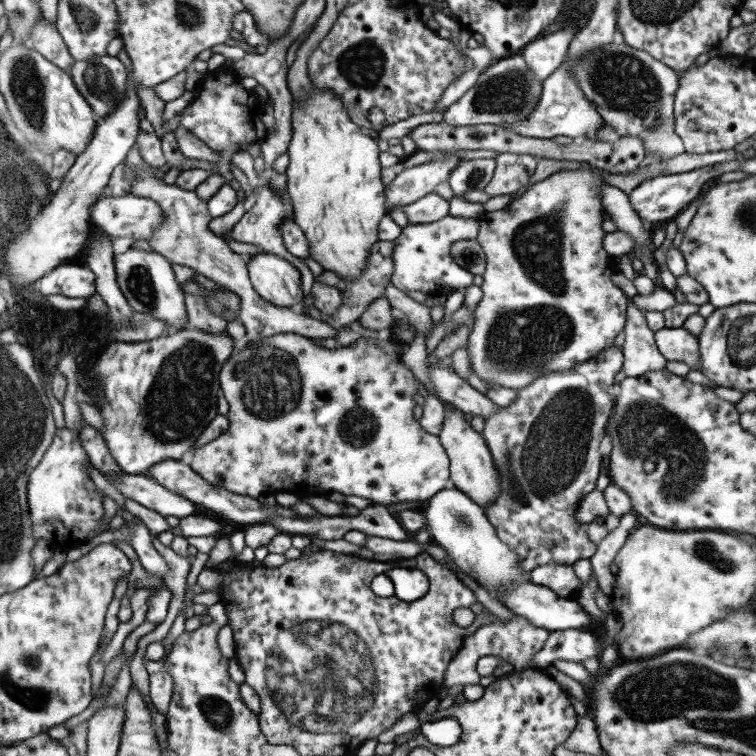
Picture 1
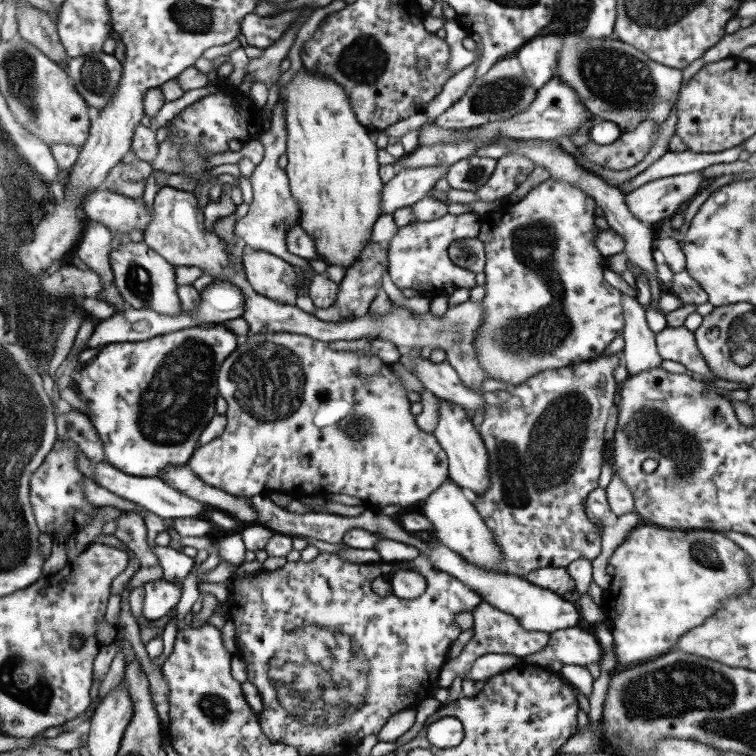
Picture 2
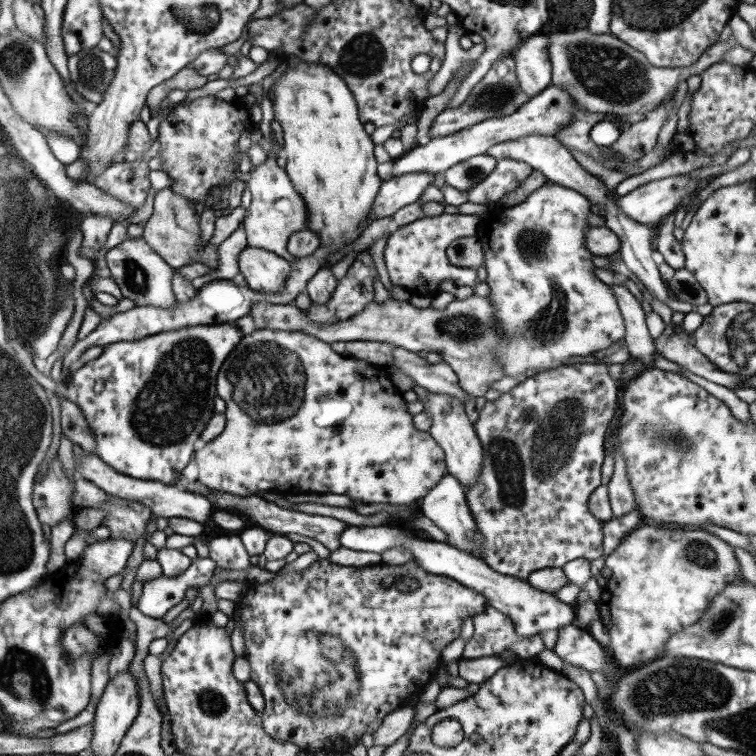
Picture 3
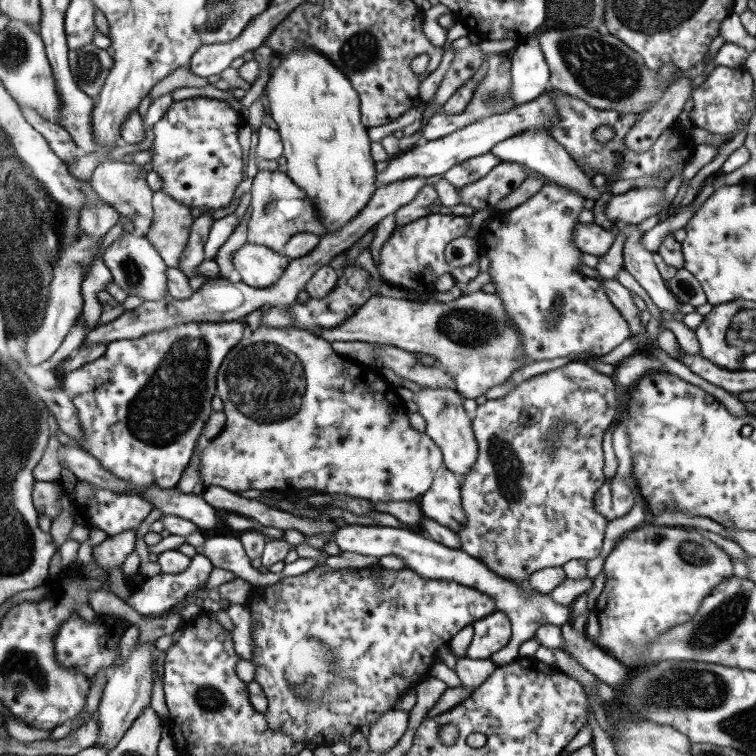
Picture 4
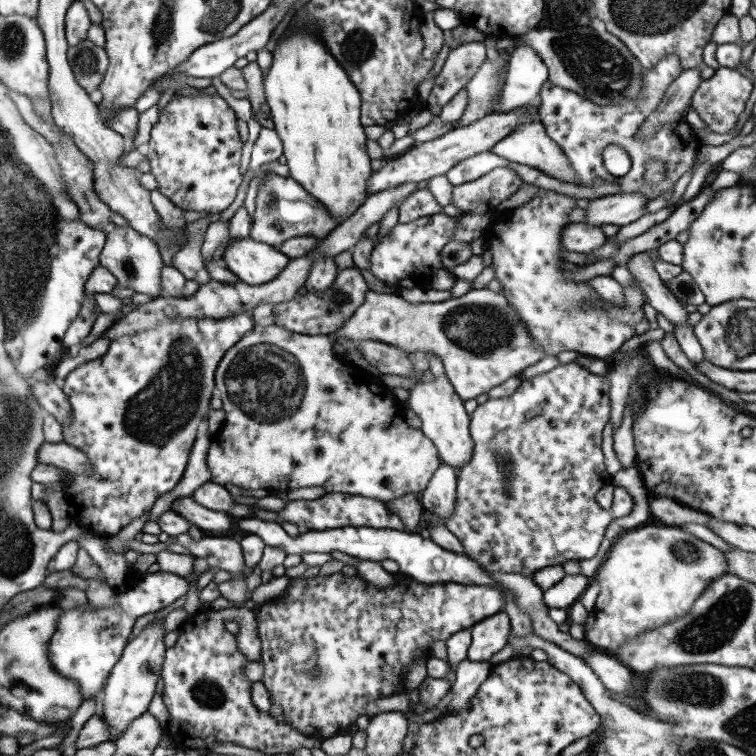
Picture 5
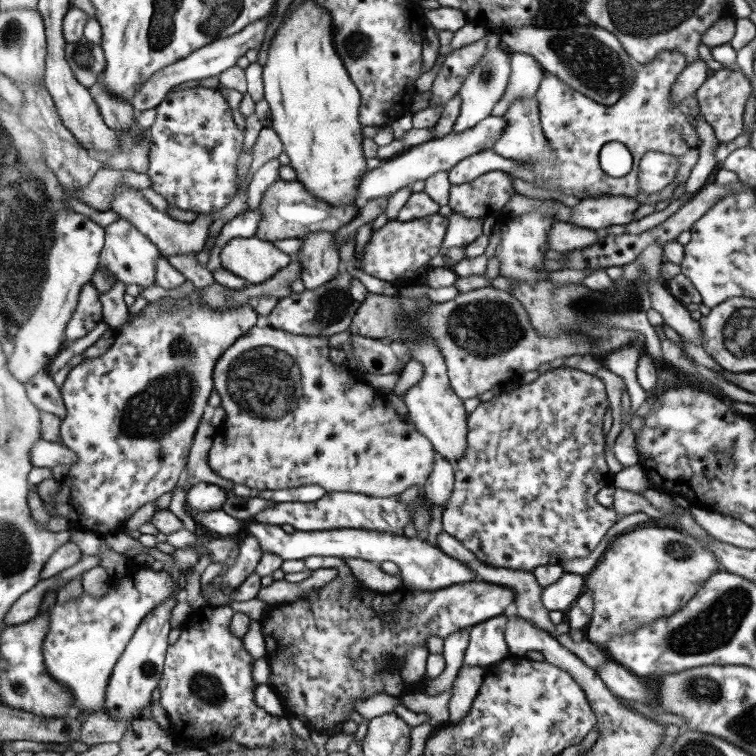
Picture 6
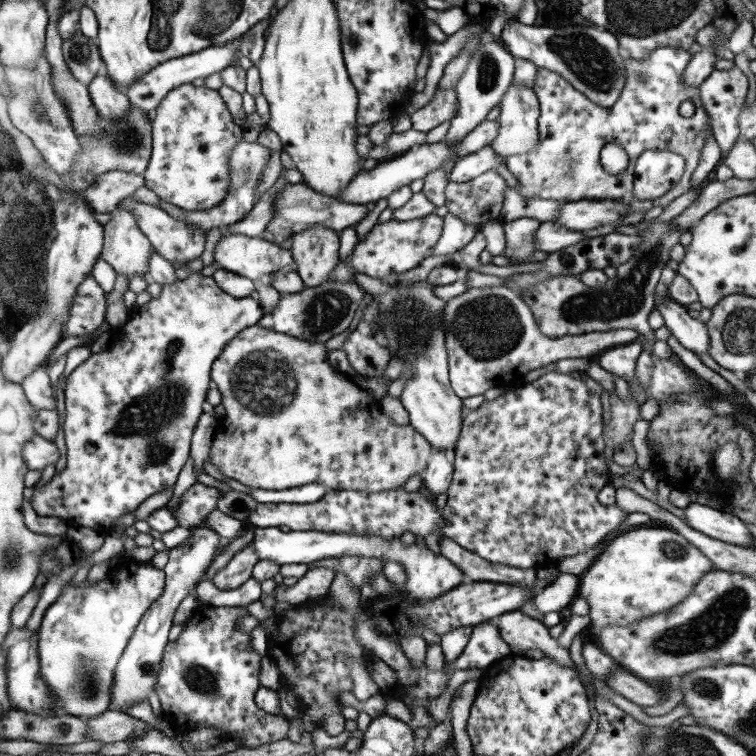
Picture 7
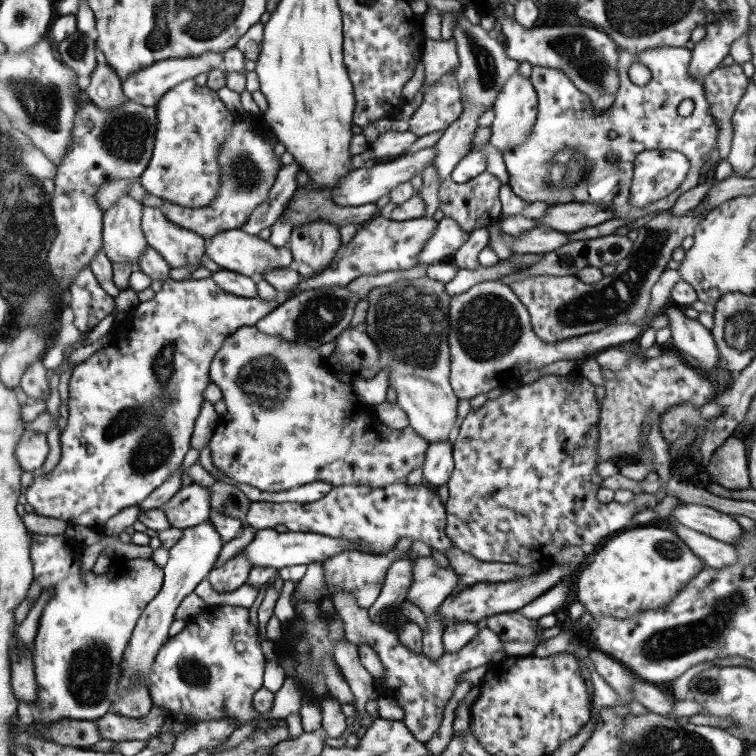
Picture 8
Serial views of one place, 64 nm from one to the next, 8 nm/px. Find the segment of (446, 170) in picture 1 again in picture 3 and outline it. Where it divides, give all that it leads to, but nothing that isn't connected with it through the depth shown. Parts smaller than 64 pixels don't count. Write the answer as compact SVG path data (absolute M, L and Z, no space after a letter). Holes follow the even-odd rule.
M410 172L383 181L373 207L370 208L369 223L392 216L400 208L417 202L422 192L432 184L434 176L435 174L428 174L428 172Z

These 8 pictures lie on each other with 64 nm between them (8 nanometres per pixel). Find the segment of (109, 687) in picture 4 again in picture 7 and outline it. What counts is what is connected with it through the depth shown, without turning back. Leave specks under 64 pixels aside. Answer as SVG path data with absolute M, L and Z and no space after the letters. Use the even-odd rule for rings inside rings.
M194 528L189 532L185 544L169 549L169 559L163 571L166 576L166 587L162 595L153 601L150 608L142 615L134 634L130 637L115 669L114 684L110 690L112 710L126 712L126 707L148 698L148 691L154 688L162 663L162 653L169 641L169 632L173 625L174 614L183 598L192 593L196 585L204 580L208 566L216 558L218 548L223 540L212 528Z

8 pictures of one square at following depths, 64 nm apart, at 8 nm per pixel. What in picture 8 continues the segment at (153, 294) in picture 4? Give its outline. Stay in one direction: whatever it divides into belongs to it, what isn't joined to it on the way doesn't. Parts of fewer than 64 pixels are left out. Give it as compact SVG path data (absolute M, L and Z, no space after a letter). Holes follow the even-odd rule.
M122 196L103 212L103 250L114 263L130 263L137 268L140 255L148 249L141 229L141 202Z

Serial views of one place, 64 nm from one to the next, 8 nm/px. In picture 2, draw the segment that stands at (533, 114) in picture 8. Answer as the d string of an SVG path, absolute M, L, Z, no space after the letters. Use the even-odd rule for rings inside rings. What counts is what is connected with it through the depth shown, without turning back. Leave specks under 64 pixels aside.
M529 139L528 141L514 143L514 145L508 143L496 145L496 143L492 143L490 146L482 146L482 150L480 150L480 152L475 152L474 155L480 154L480 157L499 159L502 158L504 154L510 153L522 154L522 156L530 158L535 166L546 168L546 170L550 172L552 178L566 180L566 182L574 184L578 189L587 193L587 196L590 196L590 198L594 200L594 203L602 208L610 229L616 231L624 238L624 242L626 242L624 254L626 254L626 258L628 258L627 262L629 268L632 268L636 273L646 276L646 278L656 278L656 263L652 258L654 243L656 242L656 233L649 224L638 220L636 216L628 210L628 206L626 206L626 202L624 201L626 195L622 194L619 187L613 187L598 175L594 175L594 173L582 169L580 164L576 162L576 158L560 147L558 140L542 141L539 139Z

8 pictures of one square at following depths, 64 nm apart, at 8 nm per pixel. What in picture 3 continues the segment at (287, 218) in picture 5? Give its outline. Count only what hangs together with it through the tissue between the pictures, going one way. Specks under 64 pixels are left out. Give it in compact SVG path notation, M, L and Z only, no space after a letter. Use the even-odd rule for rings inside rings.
M274 150L268 152L265 163L256 166L254 171L250 172L247 186L252 194L249 214L242 222L246 231L247 246L265 248L287 261L296 261L295 256L292 256L287 250L287 242L292 233L308 230L307 207L306 202L294 189L286 170L278 166Z

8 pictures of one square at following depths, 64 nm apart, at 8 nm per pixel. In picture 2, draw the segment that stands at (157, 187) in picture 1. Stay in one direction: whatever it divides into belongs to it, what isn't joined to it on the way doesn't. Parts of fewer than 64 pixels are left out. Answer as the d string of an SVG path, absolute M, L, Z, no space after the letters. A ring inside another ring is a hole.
M161 186L160 190L156 193L153 209L154 219L148 223L146 231L143 232L146 245L157 253L160 253L172 266L198 266L204 270L204 274L210 274L212 280L230 281L230 284L242 289L242 291L244 291L244 312L242 312L242 317L244 317L244 319L248 321L248 325L250 325L249 334L291 332L310 336L310 338L314 340L325 343L334 342L334 340L384 338L384 340L393 342L401 351L413 348L428 348L428 346L432 349L442 348L442 350L446 352L446 361L456 370L463 384L466 384L467 388L470 388L479 395L484 393L484 390L481 388L482 382L484 382L486 378L490 378L490 375L486 375L486 371L482 369L482 365L480 365L480 361L478 361L478 351L476 351L476 347L474 347L474 338L476 338L476 334L478 334L478 328L482 326L482 316L484 316L482 301L471 301L468 299L455 306L450 305L442 316L436 316L431 311L418 315L412 313L408 308L392 305L390 311L384 313L384 315L374 315L374 313L368 311L362 316L347 321L341 320L339 323L329 323L318 320L314 315L302 311L296 304L287 305L279 303L264 295L258 294L252 286L250 286L244 270L236 271L233 268L233 262L230 261L231 254L228 251L226 242L215 232L206 232L206 228L204 228L204 208L199 208L194 193L168 186Z

